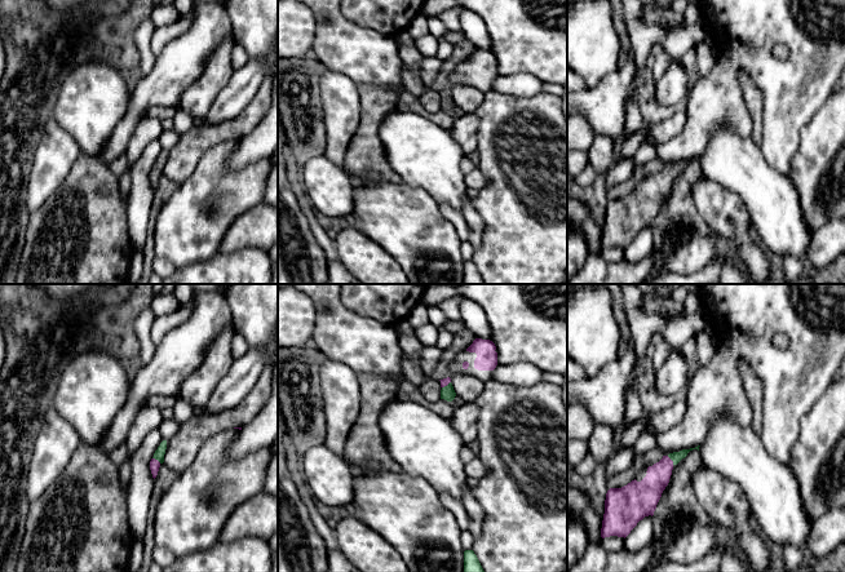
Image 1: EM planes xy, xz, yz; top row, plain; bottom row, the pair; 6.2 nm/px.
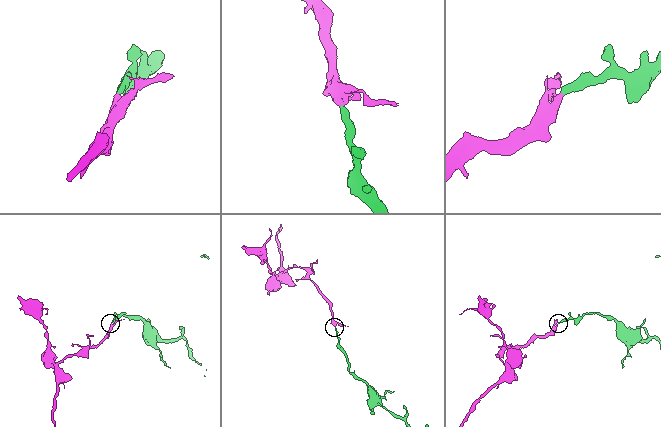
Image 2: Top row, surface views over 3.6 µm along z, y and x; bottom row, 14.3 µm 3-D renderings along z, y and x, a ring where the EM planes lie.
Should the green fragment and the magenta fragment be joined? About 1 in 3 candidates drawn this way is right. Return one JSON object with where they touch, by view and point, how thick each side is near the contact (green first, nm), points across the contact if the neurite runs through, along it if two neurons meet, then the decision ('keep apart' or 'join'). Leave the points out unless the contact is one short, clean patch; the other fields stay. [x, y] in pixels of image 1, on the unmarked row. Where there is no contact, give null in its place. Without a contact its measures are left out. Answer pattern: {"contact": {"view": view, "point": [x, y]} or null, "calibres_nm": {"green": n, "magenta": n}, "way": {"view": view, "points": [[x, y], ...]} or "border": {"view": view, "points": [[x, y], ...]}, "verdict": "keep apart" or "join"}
{"contact": {"view": "yz", "point": [671, 169]}, "calibres_nm": {"green": 70, "magenta": 160}, "way": {"view": "yz", "points": [[676, 168], [671, 169], [649, 202]]}, "verdict": "join"}

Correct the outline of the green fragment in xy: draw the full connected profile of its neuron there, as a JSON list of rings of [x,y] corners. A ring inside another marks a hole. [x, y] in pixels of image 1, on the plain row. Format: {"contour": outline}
{"contour": [[[163,151],[150,172],[150,181],[154,190],[158,186],[160,176],[164,173],[165,160],[167,160],[167,151]]]}

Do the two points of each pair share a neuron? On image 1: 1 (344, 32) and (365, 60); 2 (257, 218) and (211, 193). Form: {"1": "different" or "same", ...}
{"1": "same", "2": "different"}

